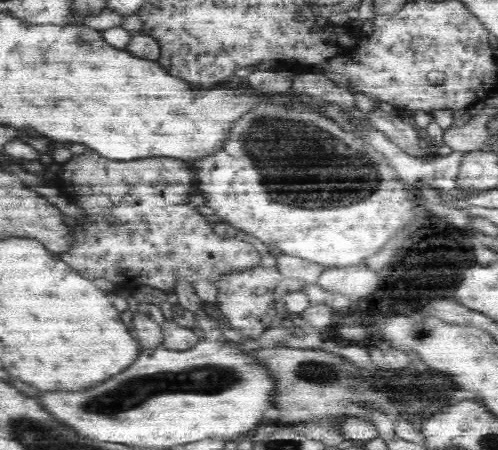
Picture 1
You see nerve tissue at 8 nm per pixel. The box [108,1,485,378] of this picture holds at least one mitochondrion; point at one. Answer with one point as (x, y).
(283, 150)

